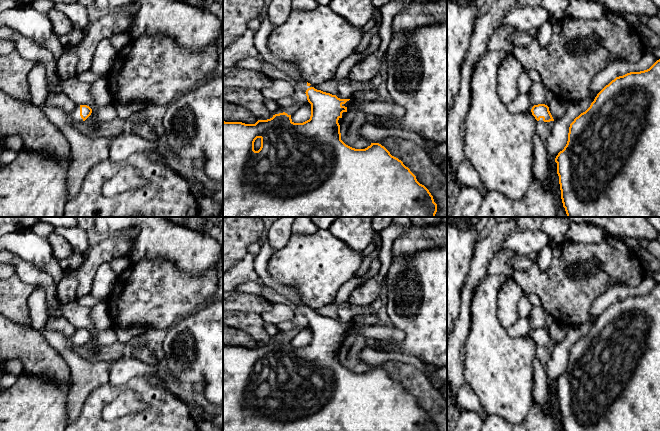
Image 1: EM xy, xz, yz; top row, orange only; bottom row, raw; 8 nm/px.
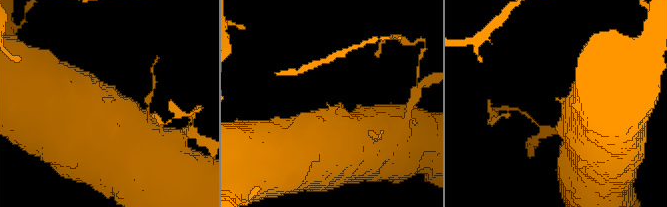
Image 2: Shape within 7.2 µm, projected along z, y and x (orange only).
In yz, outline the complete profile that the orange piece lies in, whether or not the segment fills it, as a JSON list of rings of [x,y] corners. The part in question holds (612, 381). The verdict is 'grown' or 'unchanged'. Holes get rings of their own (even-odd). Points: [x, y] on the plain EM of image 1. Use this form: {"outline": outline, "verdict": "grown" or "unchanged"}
{"outline": [[[660,283],[647,294],[616,301],[606,309],[590,331],[570,348],[567,368],[555,386],[563,431],[660,431]]], "verdict": "unchanged"}

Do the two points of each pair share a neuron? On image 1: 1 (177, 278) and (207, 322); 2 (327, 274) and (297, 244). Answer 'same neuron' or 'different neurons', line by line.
1: different neurons
2: same neuron

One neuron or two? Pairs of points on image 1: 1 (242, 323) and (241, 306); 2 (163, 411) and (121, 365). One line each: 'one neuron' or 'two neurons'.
1: two neurons
2: two neurons

